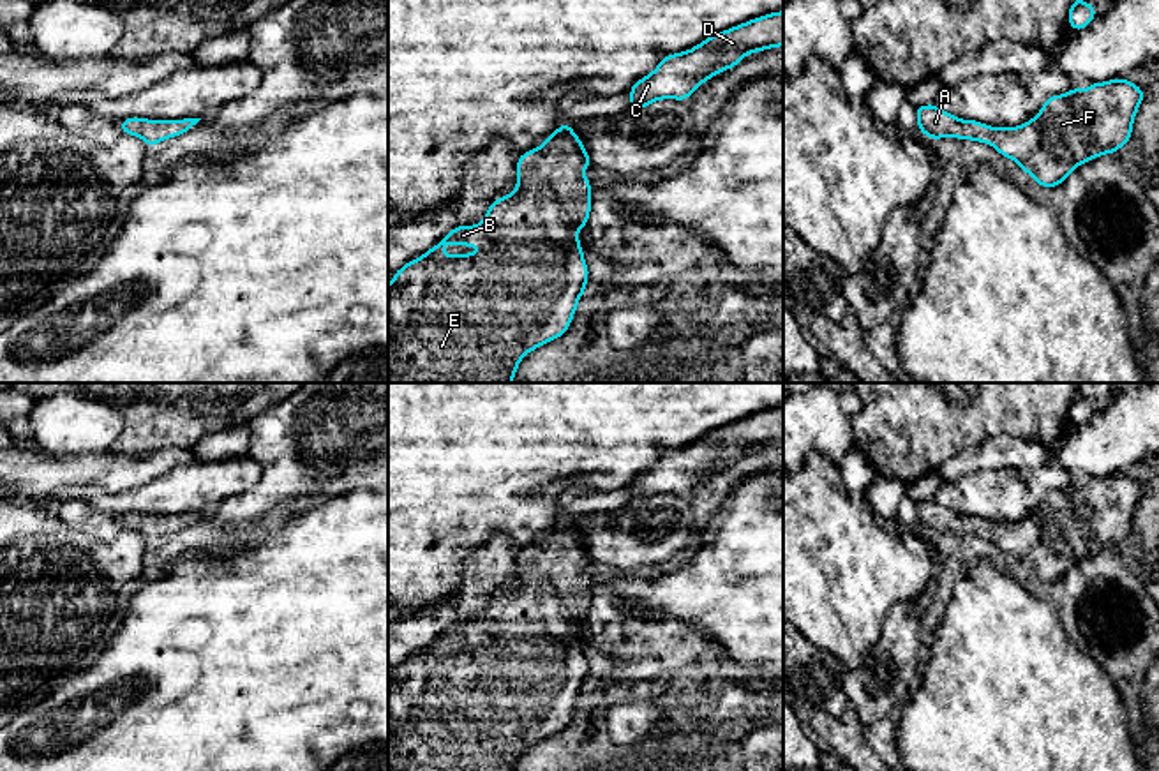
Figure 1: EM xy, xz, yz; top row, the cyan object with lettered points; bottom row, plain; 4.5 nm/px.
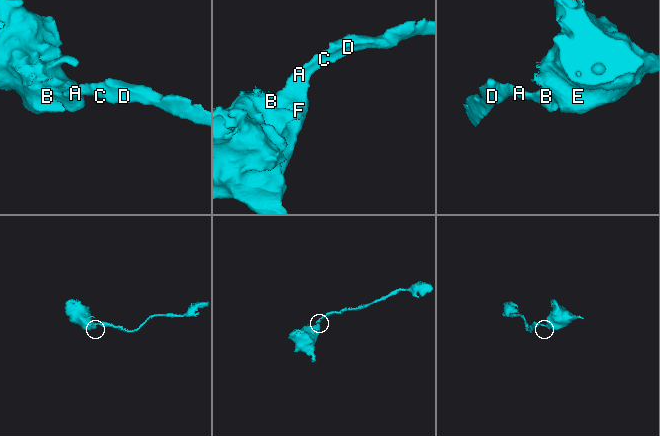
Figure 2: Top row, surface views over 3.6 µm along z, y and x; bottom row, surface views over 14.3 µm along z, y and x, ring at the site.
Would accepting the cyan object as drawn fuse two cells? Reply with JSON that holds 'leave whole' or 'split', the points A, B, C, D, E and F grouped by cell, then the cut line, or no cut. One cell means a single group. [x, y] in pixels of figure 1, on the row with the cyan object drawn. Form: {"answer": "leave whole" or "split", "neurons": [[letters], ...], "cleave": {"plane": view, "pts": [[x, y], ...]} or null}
{"answer": "leave whole", "neurons": [["A", "B", "C", "D", "E", "F"]], "cleave": null}

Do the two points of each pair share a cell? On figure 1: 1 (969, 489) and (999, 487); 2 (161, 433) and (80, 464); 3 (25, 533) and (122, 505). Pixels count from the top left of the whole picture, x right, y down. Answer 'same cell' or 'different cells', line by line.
1: same cell
2: different cells
3: different cells

